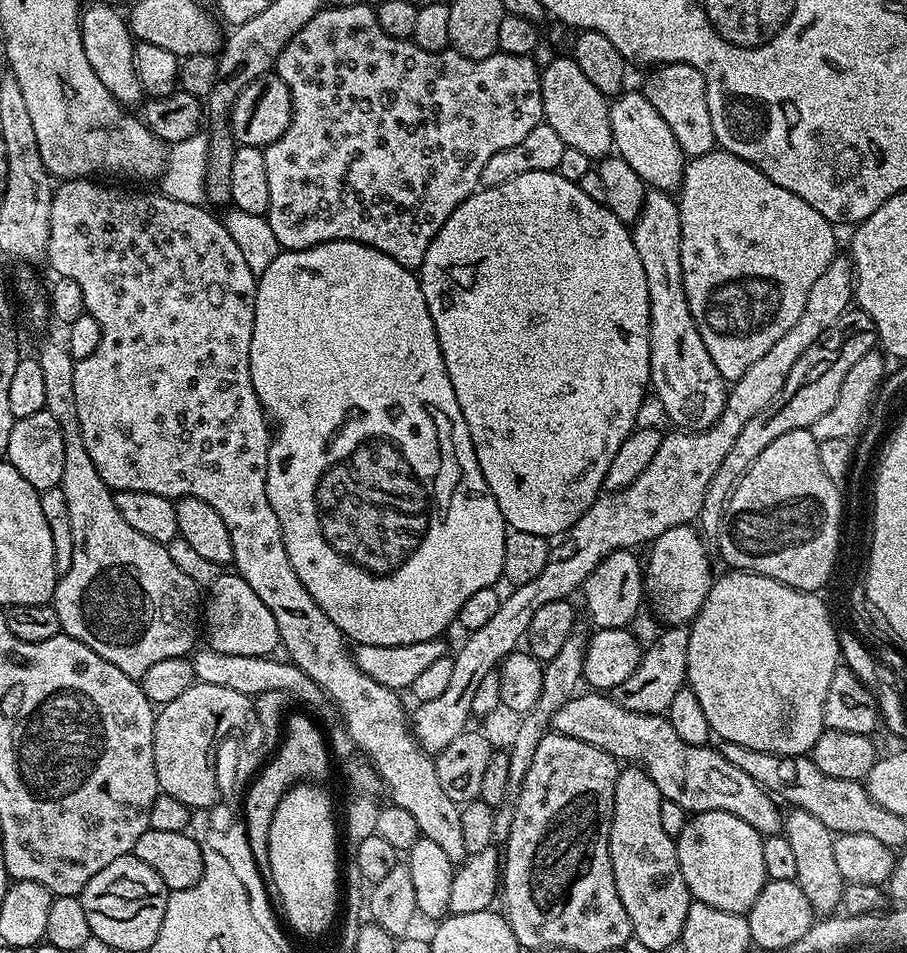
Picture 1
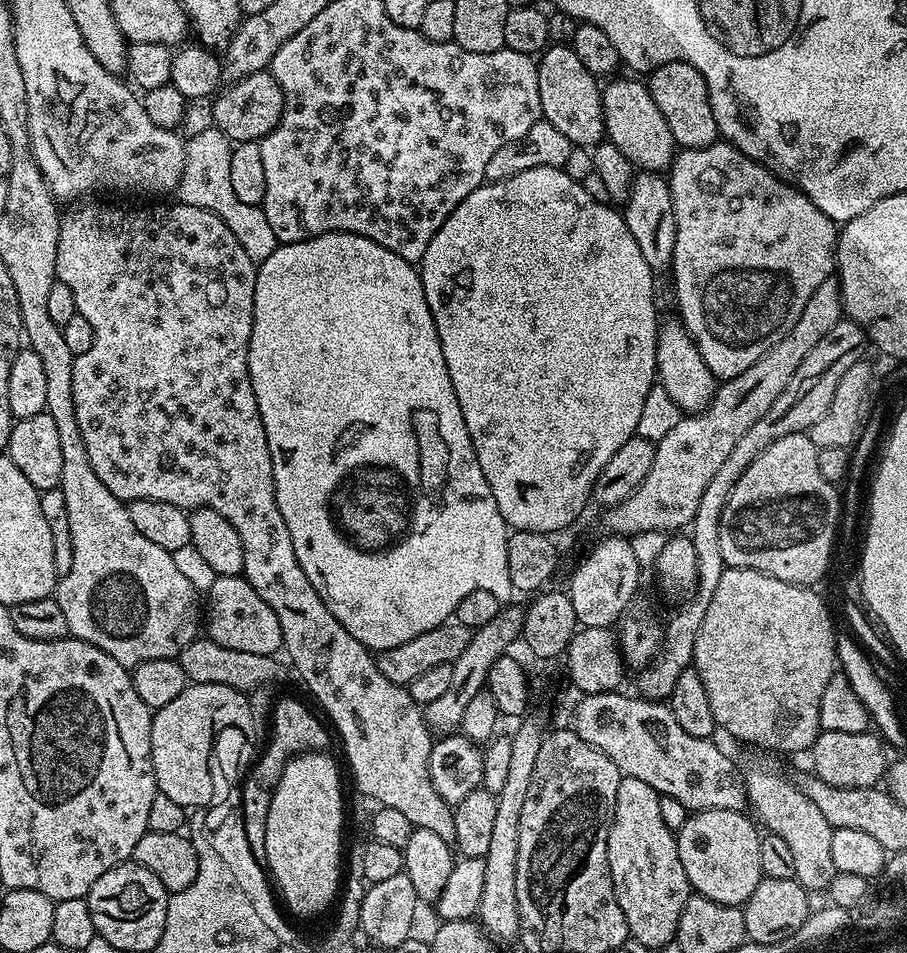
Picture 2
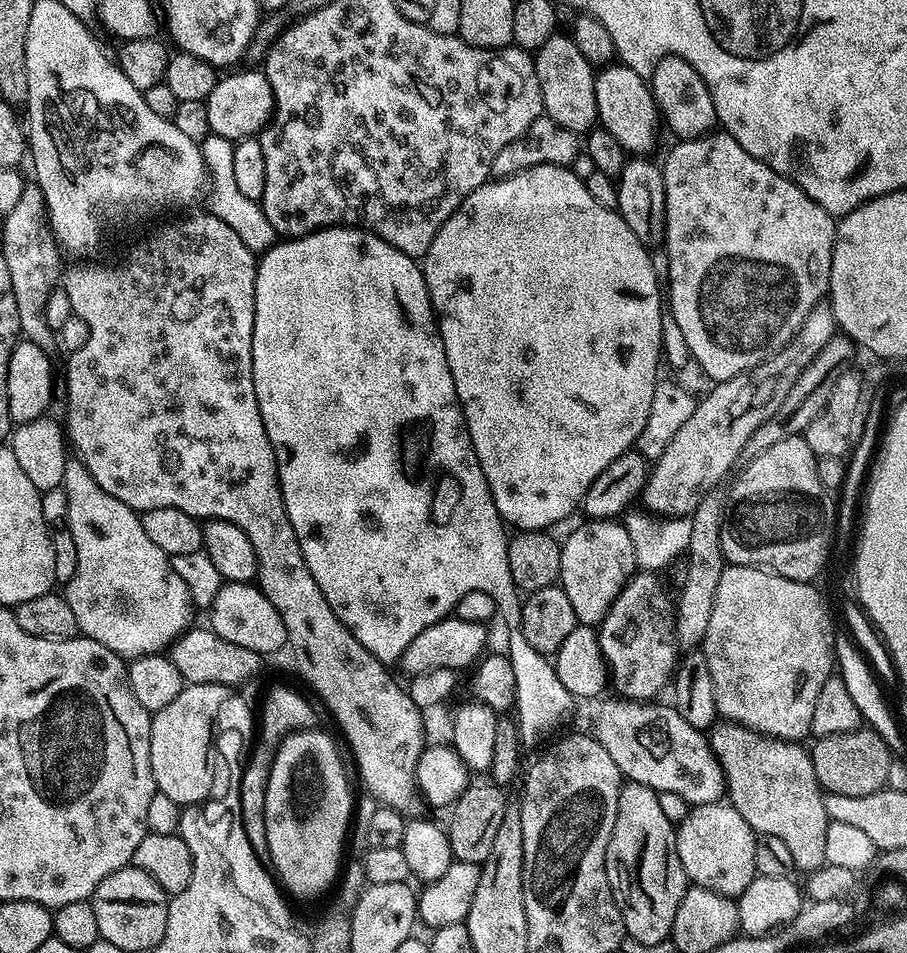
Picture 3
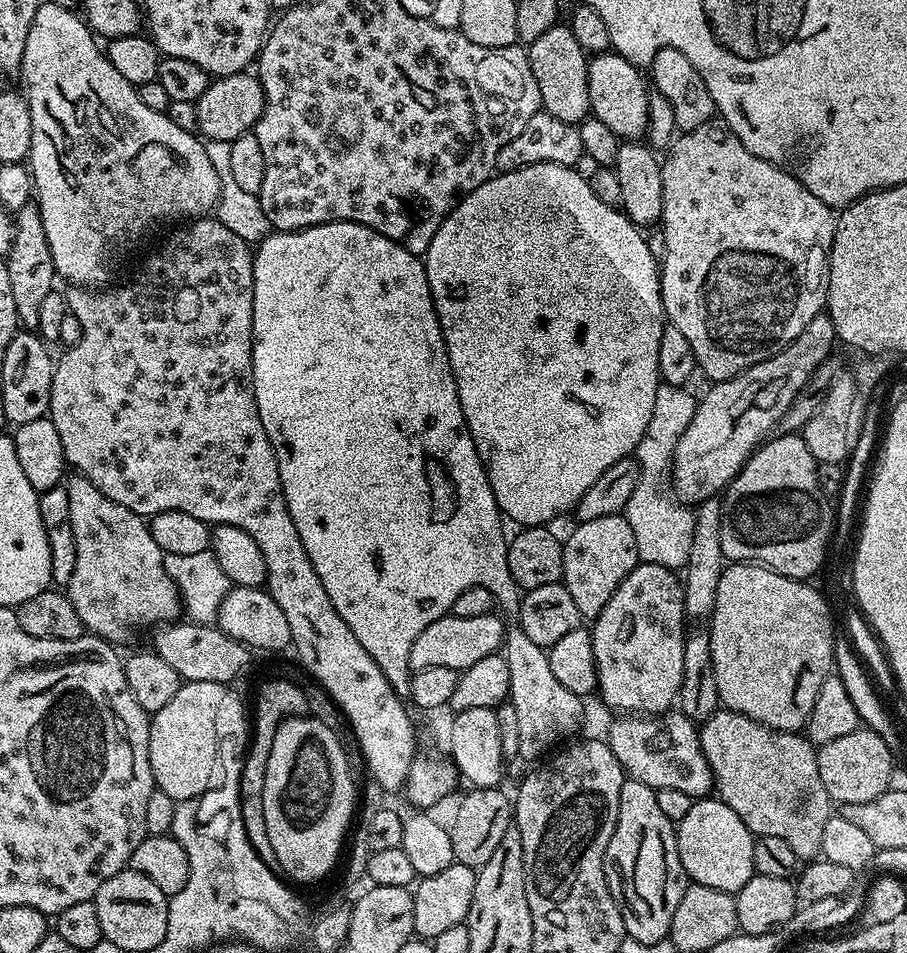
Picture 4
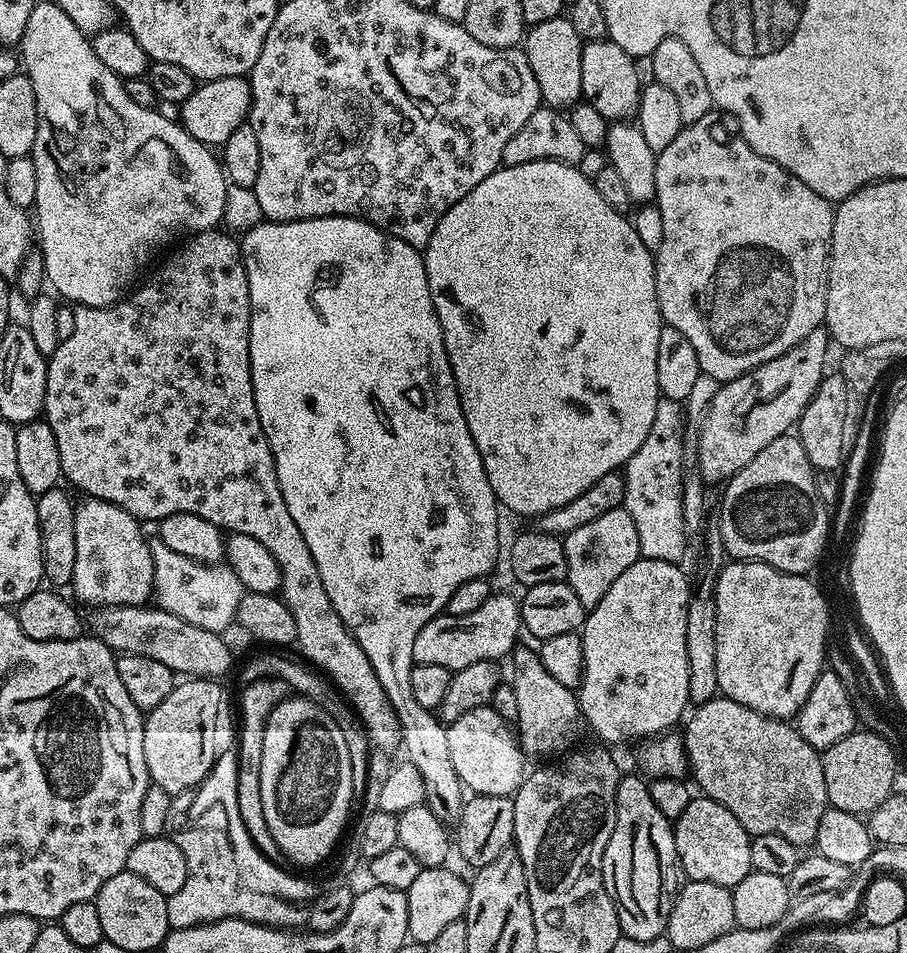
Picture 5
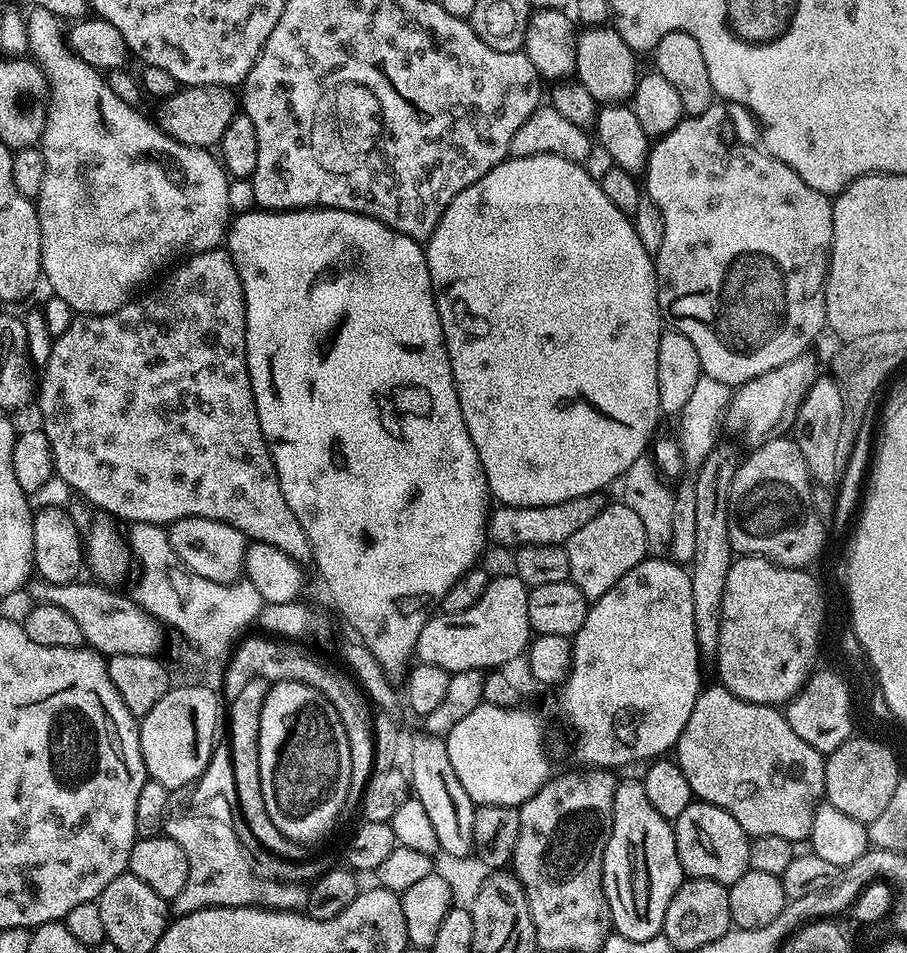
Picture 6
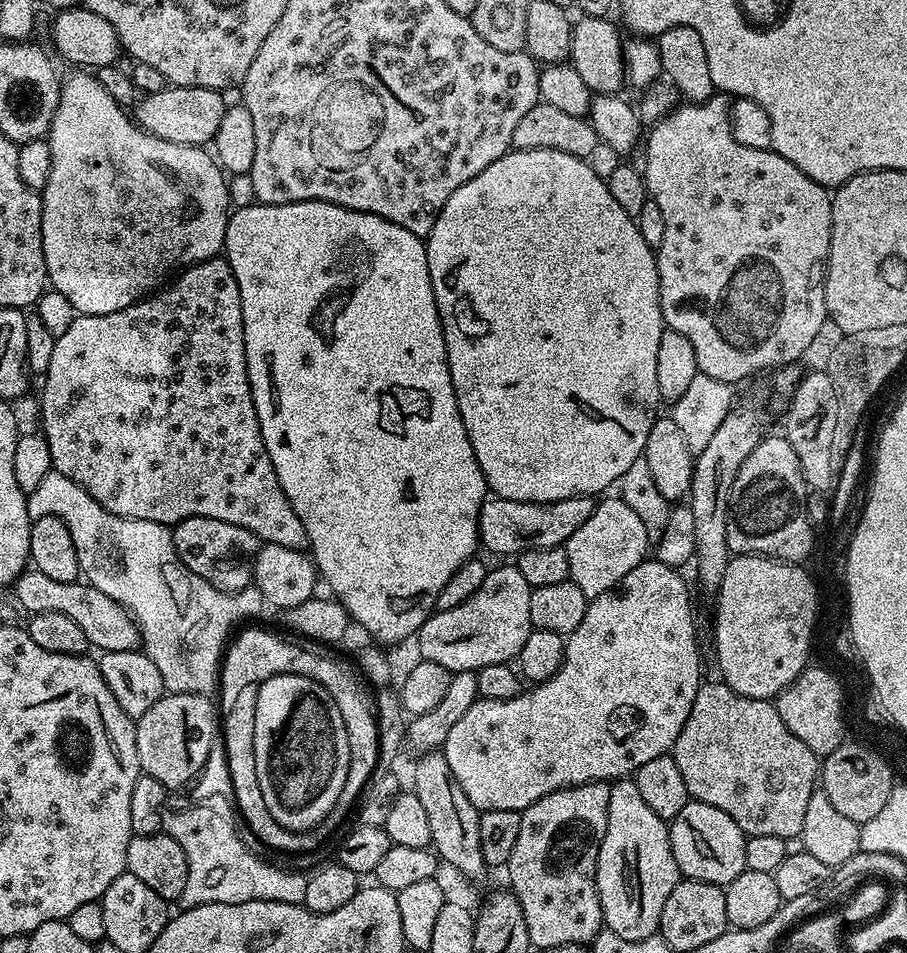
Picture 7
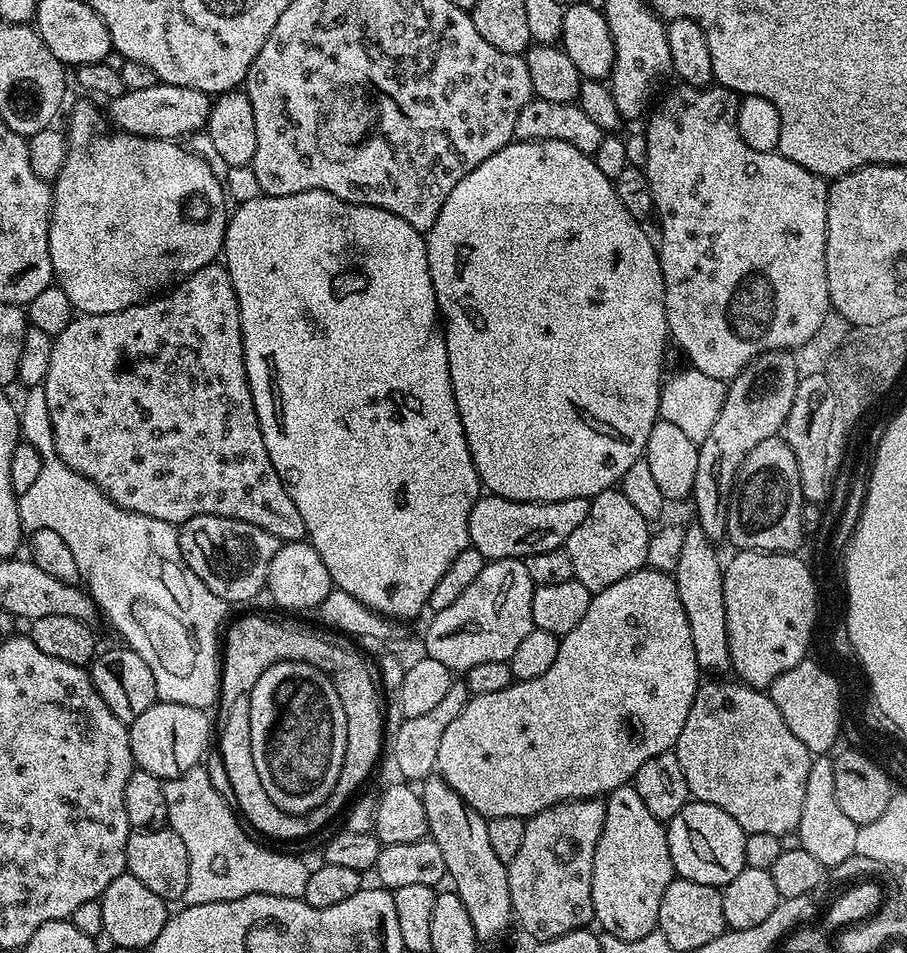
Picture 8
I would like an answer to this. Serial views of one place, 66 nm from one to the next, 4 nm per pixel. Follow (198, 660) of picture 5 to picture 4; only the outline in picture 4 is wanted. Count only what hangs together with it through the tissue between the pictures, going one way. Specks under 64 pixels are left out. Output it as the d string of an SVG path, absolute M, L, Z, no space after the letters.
M186 620L181 622L157 629L152 646L177 670L183 681L218 682L226 686L235 683L234 680L249 668L253 653L246 645L232 639L216 626Z

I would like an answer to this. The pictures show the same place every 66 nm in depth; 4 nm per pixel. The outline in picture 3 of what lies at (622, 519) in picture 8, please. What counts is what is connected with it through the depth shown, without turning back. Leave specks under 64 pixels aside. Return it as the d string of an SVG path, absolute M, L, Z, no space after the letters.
M611 520L583 521L568 537L563 537L560 546L559 587L564 589L570 606L574 606L577 621L584 626L603 625L606 614L618 598L620 591L636 575L633 543L625 525Z

